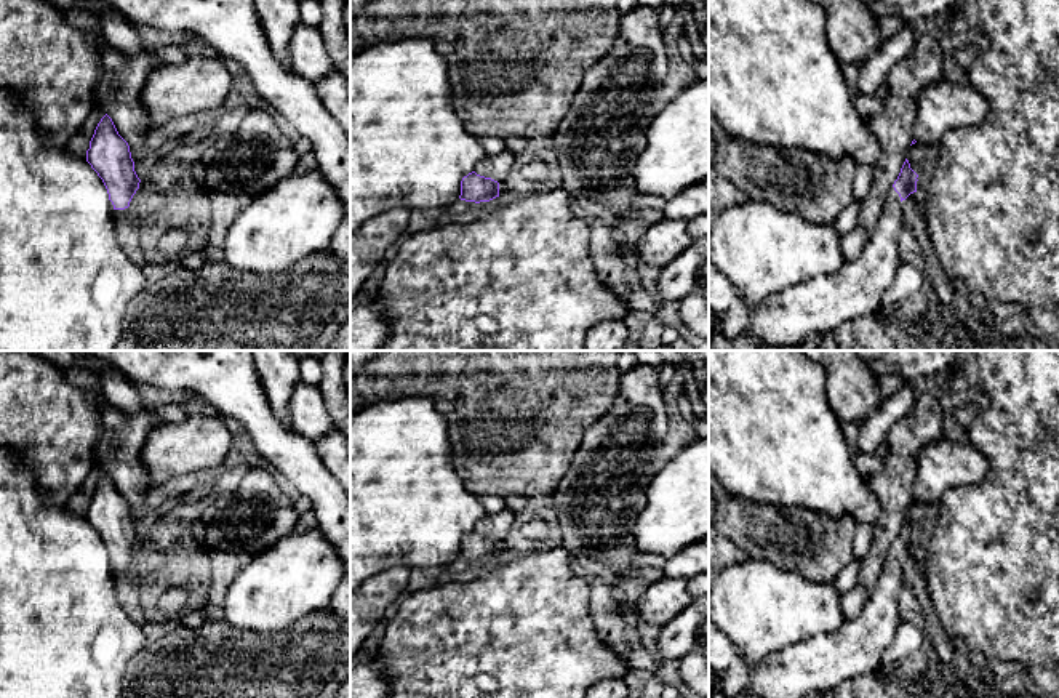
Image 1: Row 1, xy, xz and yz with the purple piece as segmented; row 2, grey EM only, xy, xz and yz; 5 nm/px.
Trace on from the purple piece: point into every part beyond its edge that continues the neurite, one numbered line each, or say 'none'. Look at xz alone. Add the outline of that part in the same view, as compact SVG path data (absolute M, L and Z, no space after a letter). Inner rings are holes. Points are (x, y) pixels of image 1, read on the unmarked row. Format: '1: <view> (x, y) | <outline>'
none

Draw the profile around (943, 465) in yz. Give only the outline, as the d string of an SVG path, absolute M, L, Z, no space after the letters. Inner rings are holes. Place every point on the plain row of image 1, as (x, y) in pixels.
M941 439L920 450L912 495L921 503L939 501L947 490L981 483L987 475L989 463L981 451Z

